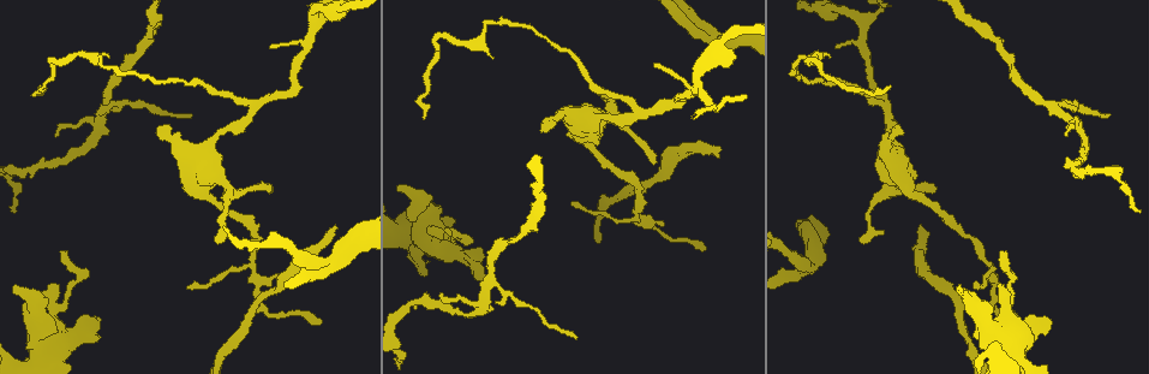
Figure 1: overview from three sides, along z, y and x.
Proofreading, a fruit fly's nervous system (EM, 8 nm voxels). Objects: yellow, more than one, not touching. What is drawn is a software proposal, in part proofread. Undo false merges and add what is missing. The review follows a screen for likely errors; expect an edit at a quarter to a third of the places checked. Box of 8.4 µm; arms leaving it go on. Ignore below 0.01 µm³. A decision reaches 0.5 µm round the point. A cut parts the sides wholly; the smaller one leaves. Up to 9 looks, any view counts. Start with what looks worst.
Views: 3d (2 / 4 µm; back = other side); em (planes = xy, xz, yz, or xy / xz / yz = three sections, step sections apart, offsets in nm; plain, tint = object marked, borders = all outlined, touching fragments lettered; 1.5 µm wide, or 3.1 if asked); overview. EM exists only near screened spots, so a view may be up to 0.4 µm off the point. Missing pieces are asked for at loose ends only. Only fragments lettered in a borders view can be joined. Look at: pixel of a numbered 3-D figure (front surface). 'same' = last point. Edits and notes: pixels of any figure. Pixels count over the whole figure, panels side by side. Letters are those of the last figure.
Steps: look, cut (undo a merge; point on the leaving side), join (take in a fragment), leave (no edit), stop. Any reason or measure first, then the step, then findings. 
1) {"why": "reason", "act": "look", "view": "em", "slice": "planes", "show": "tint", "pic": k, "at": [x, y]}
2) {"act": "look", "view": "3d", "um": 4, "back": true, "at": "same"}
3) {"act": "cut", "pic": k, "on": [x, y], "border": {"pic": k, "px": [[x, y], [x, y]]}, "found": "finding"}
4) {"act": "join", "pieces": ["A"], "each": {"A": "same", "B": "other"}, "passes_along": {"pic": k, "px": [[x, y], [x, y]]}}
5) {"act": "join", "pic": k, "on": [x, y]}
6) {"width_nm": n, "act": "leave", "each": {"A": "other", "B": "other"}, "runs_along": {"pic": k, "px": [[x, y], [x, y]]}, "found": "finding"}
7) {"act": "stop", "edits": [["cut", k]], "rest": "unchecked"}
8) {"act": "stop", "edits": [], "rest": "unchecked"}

{"why": "sharp bend", "act": "look", "view": "em", "slice": "planes", "show": "borders", "pic": 1, "at": [327, 267]}

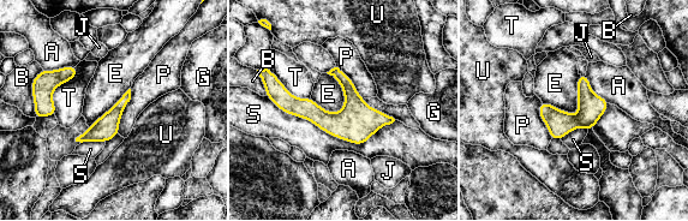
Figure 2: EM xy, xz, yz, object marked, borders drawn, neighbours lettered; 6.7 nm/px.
{"act": "leave", "each": {"A": "other", "B": "other", "E": "other", "G": "other", "J": "other", "P": "other", "S": "other", "T": "other", "U": "other"}, "border": {"pic": 2, "px": [[580, 75], [575, 117], [542, 102]]}, "found": "continuous, no second neuron"}

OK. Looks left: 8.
{"why": "branch stops here", "act": "look", "view": "3d", "um": 2, "back": true, "pic": 1, "at": [919, 225]}

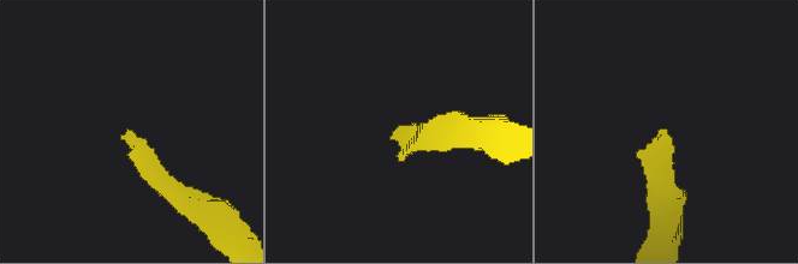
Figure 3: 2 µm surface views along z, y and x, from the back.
{"act": "look", "view": "em", "slice": "xy", "step": 8, "show": "tint", "pic": 3, "at": [658, 132]}

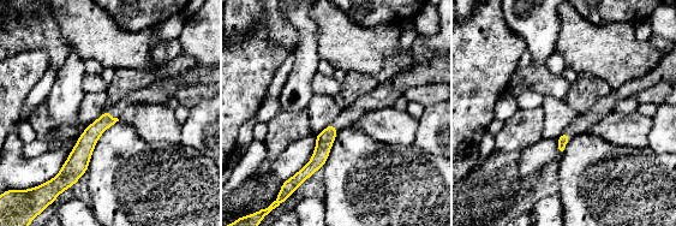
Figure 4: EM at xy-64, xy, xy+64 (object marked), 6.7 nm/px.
{"act": "look", "view": "em", "slice": "planes", "show": "borders", "at": "same"}

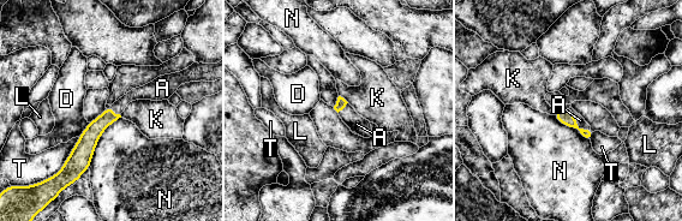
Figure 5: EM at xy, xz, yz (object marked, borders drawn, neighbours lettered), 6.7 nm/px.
{"act": "join", "pieces": ["A"], "each": {"A": "same", "D": "other", "K": "other", "L": "other", "N": "other", "T": "other"}, "passes_along": {"pic": 5, "px": [[564, 115], [575, 121], [580, 120]]}, "found": "it goes on there"}

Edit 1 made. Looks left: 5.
{"why": "redraw", "act": "look", "view": "overview"}

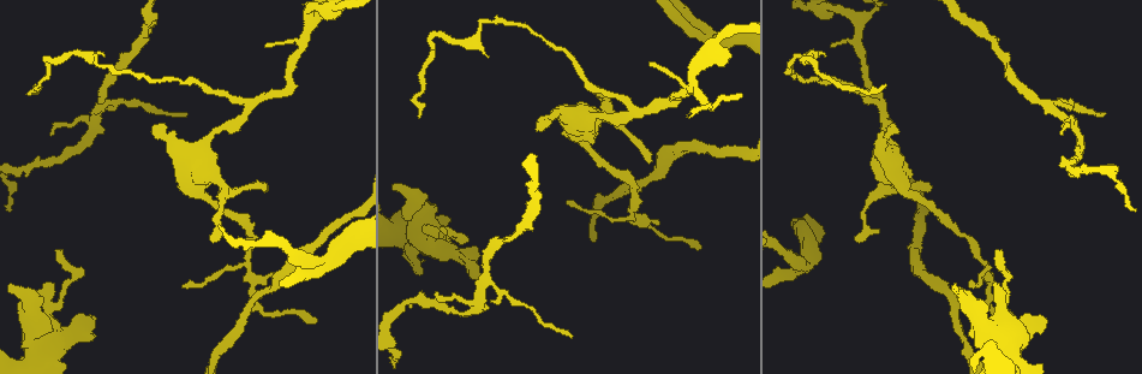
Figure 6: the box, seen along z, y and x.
{"why": "an open end", "act": "look", "view": "3d", "um": 2, "pic": 6, "at": [537, 128]}

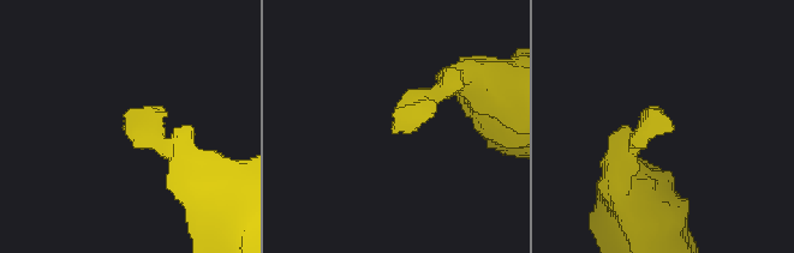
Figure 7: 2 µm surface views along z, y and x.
{"act": "look", "view": "em", "slice": "planes", "show": "borders", "pic": 7, "at": [394, 131]}

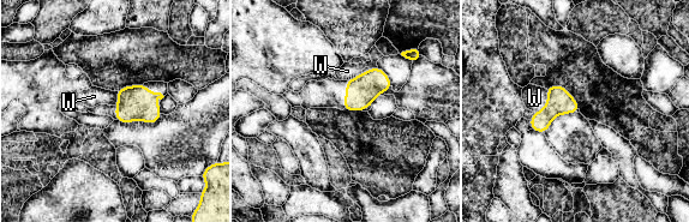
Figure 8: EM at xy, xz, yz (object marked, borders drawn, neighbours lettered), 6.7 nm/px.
{"longest_contact_nm": ["W", 220], "act": "leave", "each": {"W": "other"}, "border": {"pic": 8, "px": [[377, 66], [365, 70], [347, 80]]}, "found": "no lettered fragment goes on from it"}

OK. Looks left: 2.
{"why": "thin end", "act": "look", "view": "em", "slice": "yz", "step": 8, "show": "tint", "pic": 6, "at": [1059, 133]}

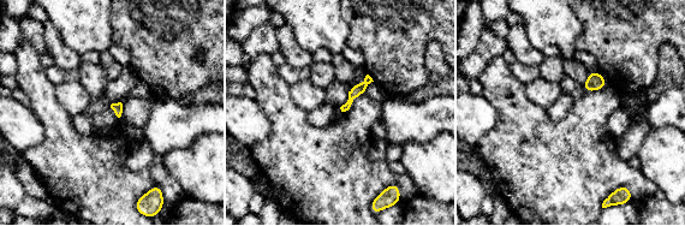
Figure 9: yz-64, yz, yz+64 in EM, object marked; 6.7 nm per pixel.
{"act": "look", "view": "em", "slice": "planes", "show": "borders", "at": "same"}

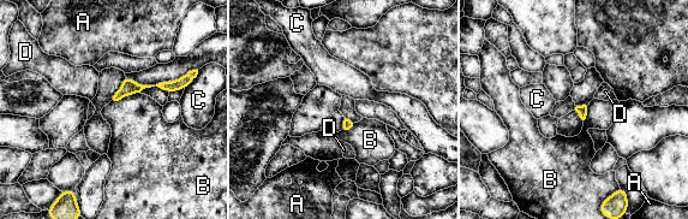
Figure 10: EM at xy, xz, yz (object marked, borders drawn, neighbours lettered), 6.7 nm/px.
{"act": "leave", "each": {"A": "other", "B": "other", "C": "other", "D": "other"}, "border": {"pic": 10, "px": [[139, 92], [113, 100]]}, "found": "no lettered fragment goes on from it"}

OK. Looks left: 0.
{"act": "stop", "edits": [["join", 5]], "rest": "unchecked"}

